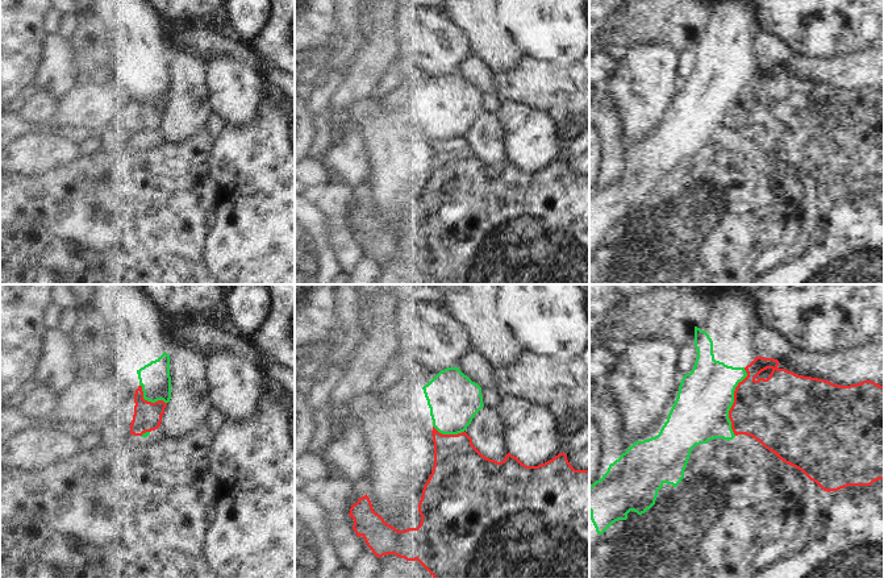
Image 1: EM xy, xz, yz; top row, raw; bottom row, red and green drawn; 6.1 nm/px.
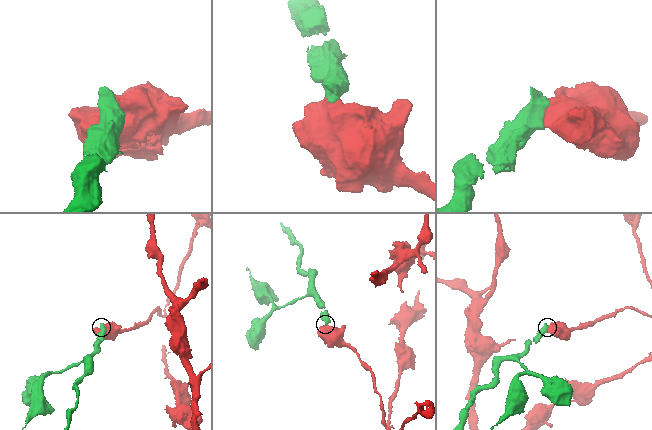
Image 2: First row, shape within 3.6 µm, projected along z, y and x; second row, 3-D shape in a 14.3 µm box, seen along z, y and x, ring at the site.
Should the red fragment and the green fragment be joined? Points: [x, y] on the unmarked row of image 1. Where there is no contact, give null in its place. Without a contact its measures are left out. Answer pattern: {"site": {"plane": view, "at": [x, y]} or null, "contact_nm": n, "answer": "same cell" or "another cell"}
{"site": {"plane": "yz", "at": [734, 107]}, "contact_nm": 420, "answer": "another cell"}

